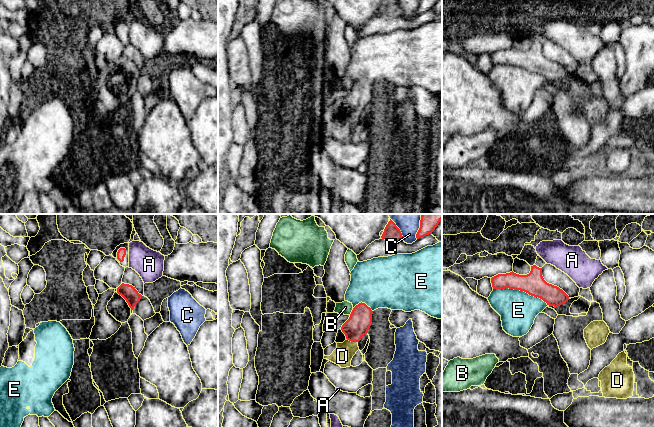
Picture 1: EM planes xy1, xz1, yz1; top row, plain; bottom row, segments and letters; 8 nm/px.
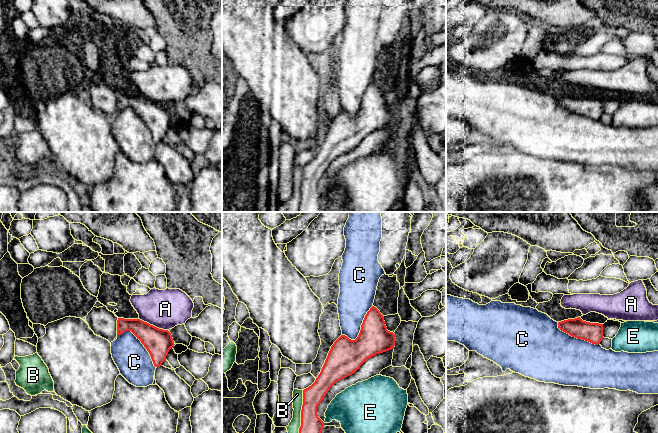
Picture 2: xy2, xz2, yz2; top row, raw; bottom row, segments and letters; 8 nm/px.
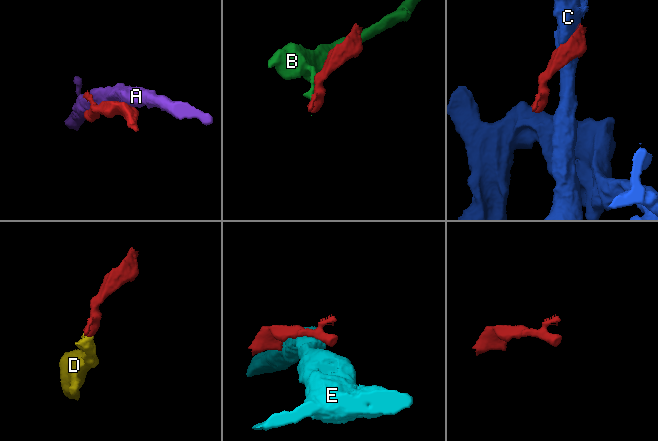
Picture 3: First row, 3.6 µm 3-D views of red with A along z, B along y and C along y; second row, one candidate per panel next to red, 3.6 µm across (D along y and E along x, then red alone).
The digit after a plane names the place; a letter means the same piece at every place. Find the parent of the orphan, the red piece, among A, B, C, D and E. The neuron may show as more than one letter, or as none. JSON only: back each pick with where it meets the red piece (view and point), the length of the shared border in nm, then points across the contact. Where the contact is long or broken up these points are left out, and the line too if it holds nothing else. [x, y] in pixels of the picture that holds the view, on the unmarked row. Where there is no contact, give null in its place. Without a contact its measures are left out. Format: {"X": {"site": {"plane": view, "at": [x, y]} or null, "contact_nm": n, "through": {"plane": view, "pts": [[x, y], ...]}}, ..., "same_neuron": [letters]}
{"D": {"site": {"plane": "xz1", "at": [352, 117]}, "contact_nm": 100, "through": {"plane": "xz1", "pts": [[360, 96], [354, 105], [352, 117], [342, 132]]}}, "same_neuron": ["D"]}

